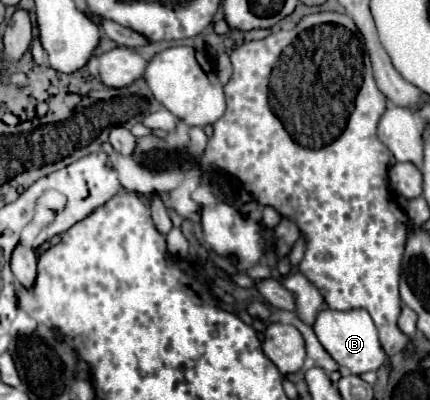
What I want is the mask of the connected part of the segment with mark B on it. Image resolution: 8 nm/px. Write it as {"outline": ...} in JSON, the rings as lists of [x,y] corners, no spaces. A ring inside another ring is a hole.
{"outline":[[[322,309],[312,325],[318,341],[322,347],[330,353],[330,357],[344,369],[348,369],[352,375],[364,375],[368,371],[378,371],[388,355],[384,353],[376,325],[372,317],[368,317],[368,311],[364,309],[352,309],[352,311],[332,311],[332,309]]]}

